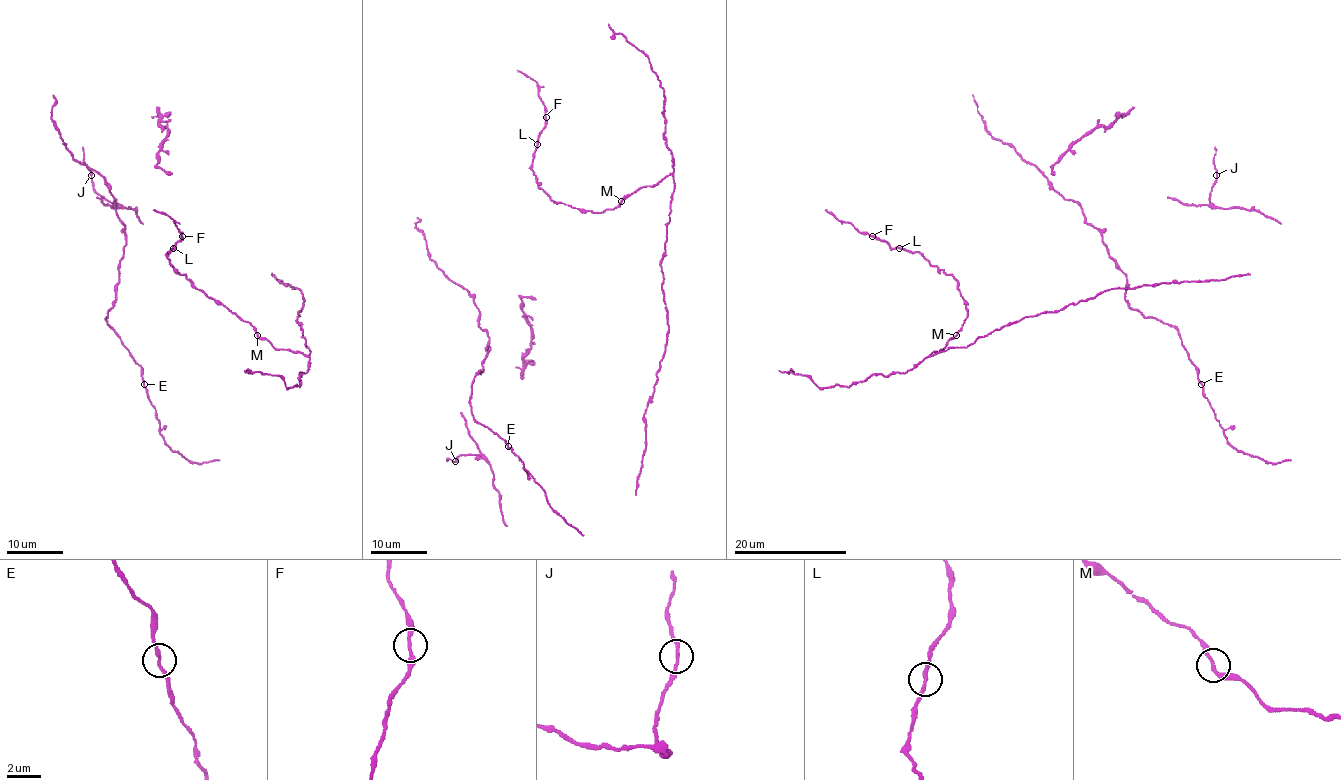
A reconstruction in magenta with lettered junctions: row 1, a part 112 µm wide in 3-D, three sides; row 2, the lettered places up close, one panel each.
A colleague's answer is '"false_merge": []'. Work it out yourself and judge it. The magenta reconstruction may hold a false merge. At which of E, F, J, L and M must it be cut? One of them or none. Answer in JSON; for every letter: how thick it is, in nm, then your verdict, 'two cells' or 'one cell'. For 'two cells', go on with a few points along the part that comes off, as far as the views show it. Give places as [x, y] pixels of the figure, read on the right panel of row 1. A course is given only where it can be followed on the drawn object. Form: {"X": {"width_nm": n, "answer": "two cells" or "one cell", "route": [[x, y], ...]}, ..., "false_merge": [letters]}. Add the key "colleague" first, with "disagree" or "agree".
{"colleague": "agree", "E": {"width_nm": 200, "answer": "one cell"}, "F": {"width_nm": 200, "answer": "one cell"}, "J": {"width_nm": 200, "answer": "one cell"}, "L": {"width_nm": 220, "answer": "one cell"}, "M": {"width_nm": 190, "answer": "one cell"}, "false_merge": []}

